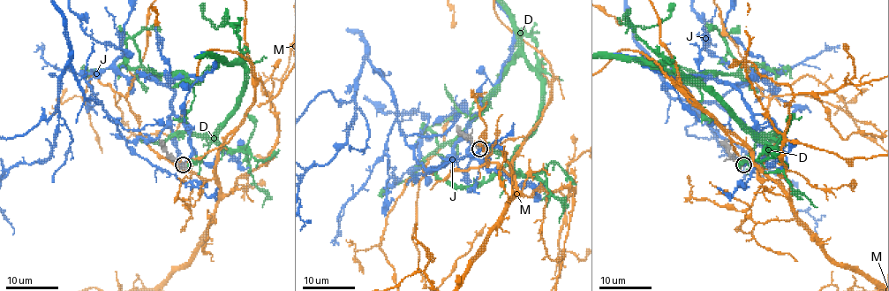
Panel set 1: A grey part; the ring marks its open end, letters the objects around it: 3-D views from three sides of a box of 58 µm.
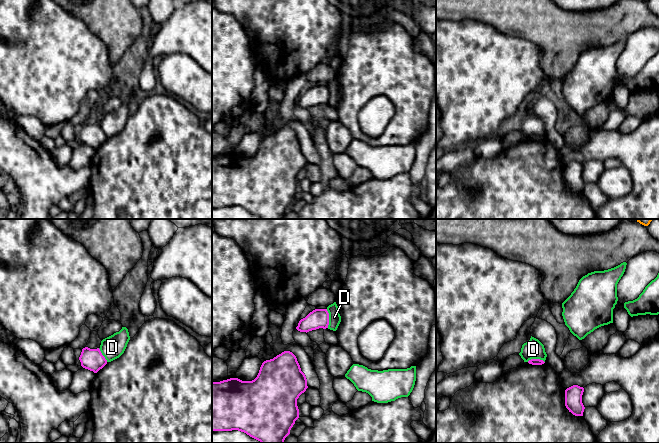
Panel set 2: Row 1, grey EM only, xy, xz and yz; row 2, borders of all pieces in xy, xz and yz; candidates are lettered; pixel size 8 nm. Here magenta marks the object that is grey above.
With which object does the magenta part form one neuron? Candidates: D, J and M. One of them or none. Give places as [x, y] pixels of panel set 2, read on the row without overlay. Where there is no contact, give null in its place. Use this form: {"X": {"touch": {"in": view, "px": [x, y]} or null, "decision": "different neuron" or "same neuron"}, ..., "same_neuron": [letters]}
{"D": {"touch": {"in": "xz", "px": [328, 94]}, "decision": "different neuron"}, "J": {"touch": null, "decision": "same neuron"}, "M": {"touch": null, "decision": "different neuron"}, "same_neuron": ["J"]}

